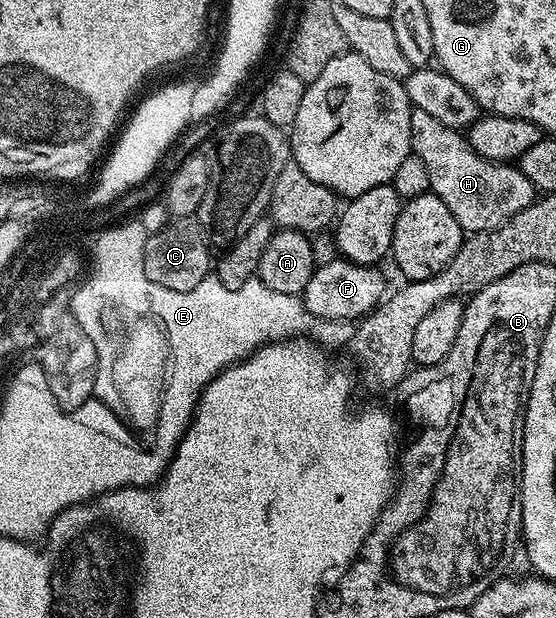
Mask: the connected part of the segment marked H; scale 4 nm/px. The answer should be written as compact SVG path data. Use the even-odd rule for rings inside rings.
M413 110L410 117L412 154L426 165L430 191L454 213L454 221L466 233L498 229L514 213L522 213L538 198L538 188L511 162L483 159L471 148L461 132L442 125L430 113Z

